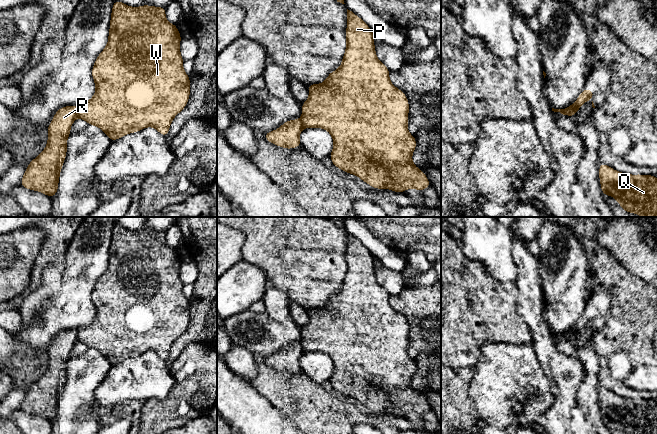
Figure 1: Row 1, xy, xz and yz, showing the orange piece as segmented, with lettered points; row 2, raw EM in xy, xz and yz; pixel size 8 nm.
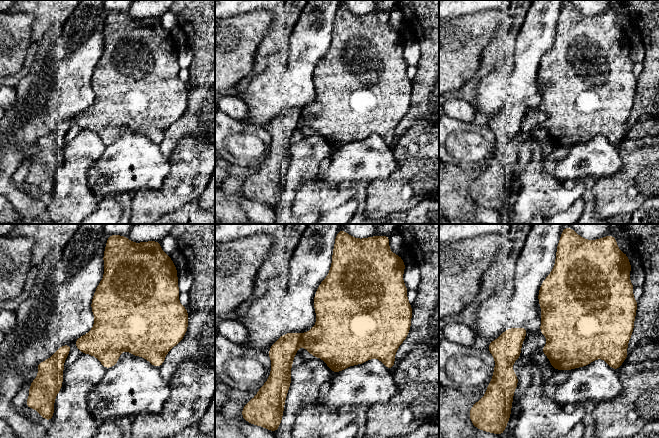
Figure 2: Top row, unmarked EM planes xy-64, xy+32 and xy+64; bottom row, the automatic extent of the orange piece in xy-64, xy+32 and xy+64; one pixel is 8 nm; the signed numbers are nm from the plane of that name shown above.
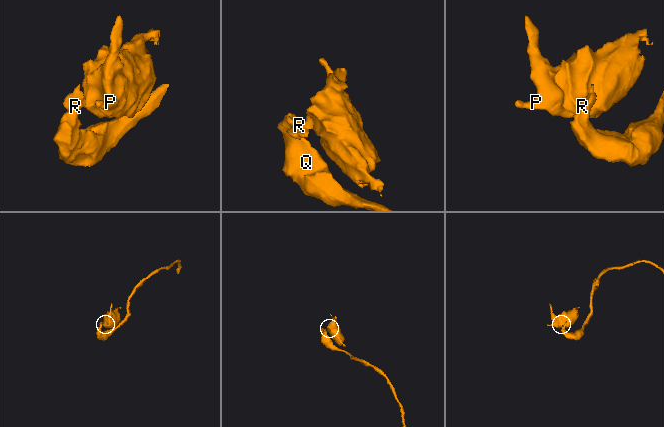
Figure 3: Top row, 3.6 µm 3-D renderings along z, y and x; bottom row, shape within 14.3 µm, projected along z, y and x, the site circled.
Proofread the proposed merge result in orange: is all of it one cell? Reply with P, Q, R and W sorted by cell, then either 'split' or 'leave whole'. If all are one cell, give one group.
groups P W / Q R; split

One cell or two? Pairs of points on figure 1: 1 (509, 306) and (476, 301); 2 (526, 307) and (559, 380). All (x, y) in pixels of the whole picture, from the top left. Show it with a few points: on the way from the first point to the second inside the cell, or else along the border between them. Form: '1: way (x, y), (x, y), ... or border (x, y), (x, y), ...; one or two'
1: way (501, 306), (484, 306); one
2: way (537, 325), (547, 355), (553, 362); one

